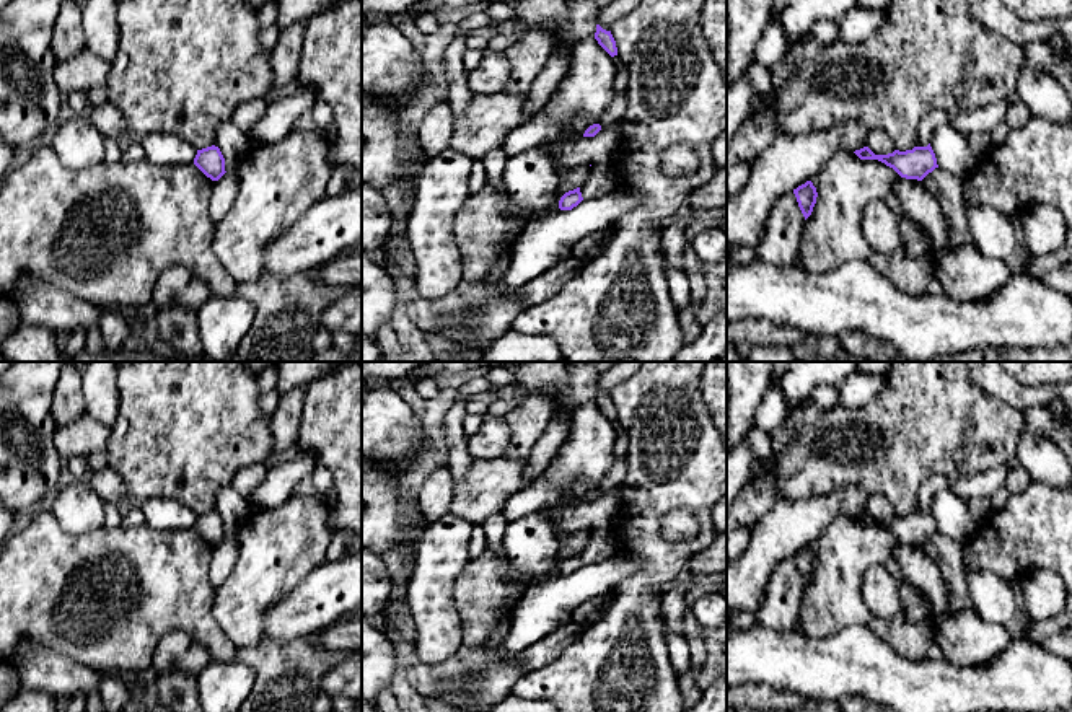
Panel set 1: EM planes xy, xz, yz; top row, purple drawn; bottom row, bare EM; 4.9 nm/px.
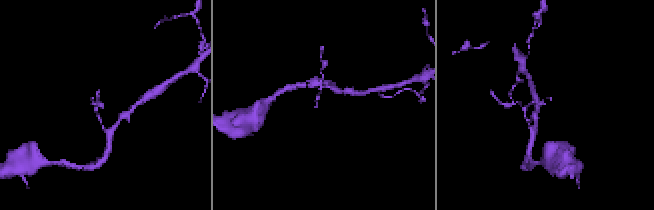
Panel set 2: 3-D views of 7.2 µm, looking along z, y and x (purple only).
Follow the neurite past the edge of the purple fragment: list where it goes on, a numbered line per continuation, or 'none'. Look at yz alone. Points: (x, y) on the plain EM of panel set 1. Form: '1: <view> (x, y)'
none

